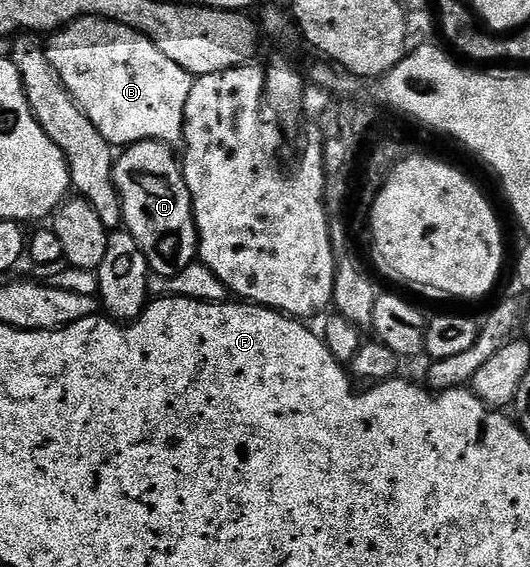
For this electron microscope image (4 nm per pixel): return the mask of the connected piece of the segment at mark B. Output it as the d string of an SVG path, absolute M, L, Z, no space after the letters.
M80 17L48 38L47 52L51 67L55 67L61 82L76 99L77 106L84 111L87 119L91 119L91 123L95 123L99 135L103 135L110 145L128 147L140 141L161 141L170 147L182 144L187 95L191 95L194 78L183 71L179 63L171 63L171 59L167 59L167 55L163 55L151 39L131 27L123 27L102 17Z

